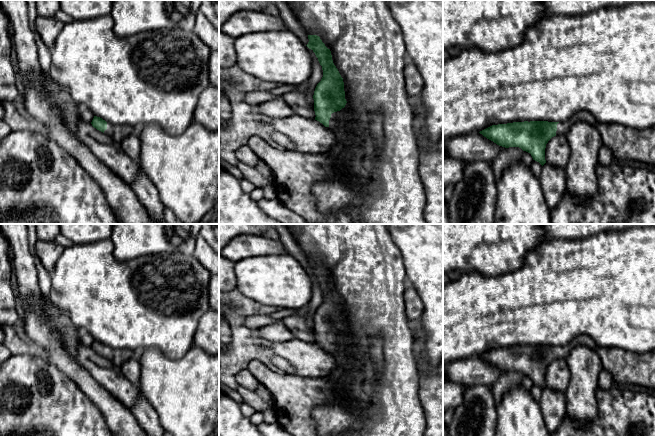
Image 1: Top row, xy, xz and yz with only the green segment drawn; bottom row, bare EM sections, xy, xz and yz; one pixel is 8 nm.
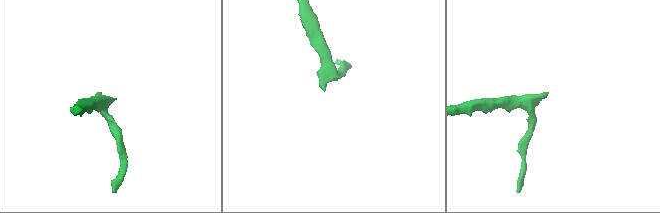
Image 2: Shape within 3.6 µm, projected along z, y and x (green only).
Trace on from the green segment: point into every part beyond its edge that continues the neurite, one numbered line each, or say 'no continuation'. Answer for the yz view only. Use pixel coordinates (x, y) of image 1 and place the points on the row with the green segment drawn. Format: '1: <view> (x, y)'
1: yz (562, 127)

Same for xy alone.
1: xy (117, 132)

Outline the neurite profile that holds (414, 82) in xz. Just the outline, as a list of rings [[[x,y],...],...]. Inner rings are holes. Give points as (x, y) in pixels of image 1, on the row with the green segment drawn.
[[[408,61],[404,69],[406,92],[413,100],[420,96],[424,87],[424,79],[417,67]]]

